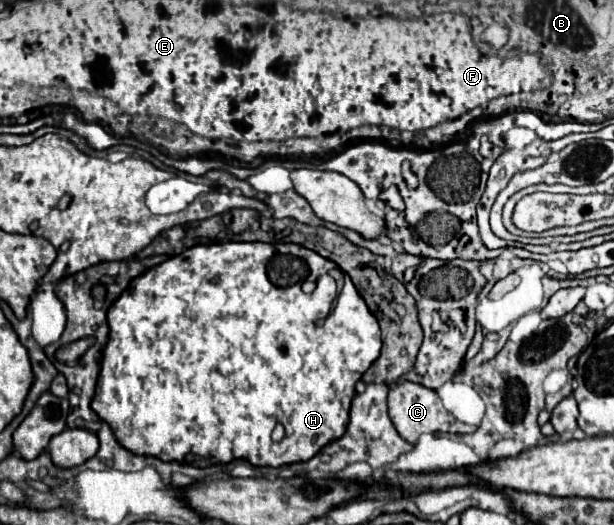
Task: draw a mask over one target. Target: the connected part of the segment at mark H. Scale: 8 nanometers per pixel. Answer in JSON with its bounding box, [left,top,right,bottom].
[91,243,381,467]

